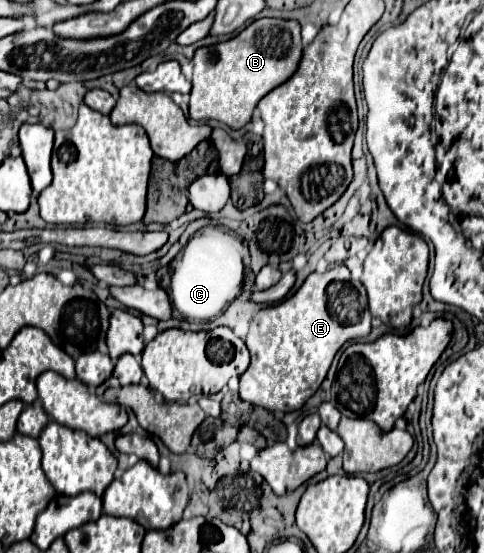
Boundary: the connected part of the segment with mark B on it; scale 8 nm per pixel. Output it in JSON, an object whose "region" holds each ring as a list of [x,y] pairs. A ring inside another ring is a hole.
{"region":[[[256,19],[250,23],[244,31],[240,31],[236,37],[210,45],[200,47],[194,53],[194,75],[192,75],[192,91],[190,91],[190,119],[216,119],[230,129],[244,127],[256,103],[268,95],[276,85],[282,85],[286,79],[292,77],[292,73],[298,69],[298,63],[302,59],[302,41],[300,41],[300,23],[298,21],[286,21],[286,19]]]}

